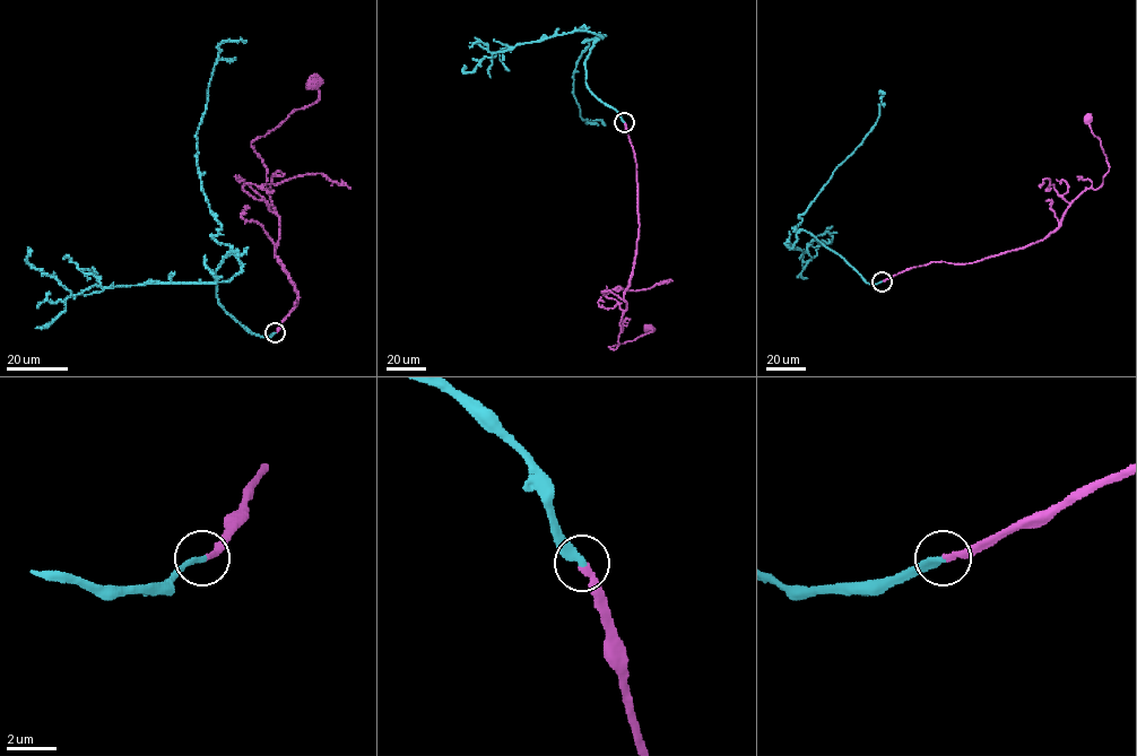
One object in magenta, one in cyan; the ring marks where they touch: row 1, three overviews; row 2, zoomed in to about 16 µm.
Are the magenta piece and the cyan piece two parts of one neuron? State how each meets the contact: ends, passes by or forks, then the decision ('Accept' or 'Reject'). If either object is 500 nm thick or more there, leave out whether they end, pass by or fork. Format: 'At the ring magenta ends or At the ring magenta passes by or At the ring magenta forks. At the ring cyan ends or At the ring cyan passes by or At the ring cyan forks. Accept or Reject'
At the ring magenta ends. At the ring cyan ends. Accept

